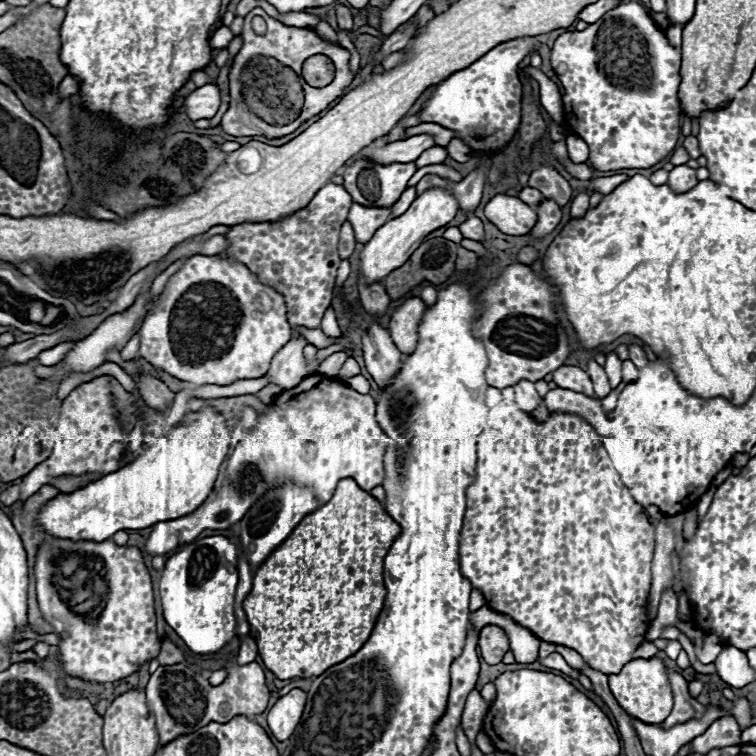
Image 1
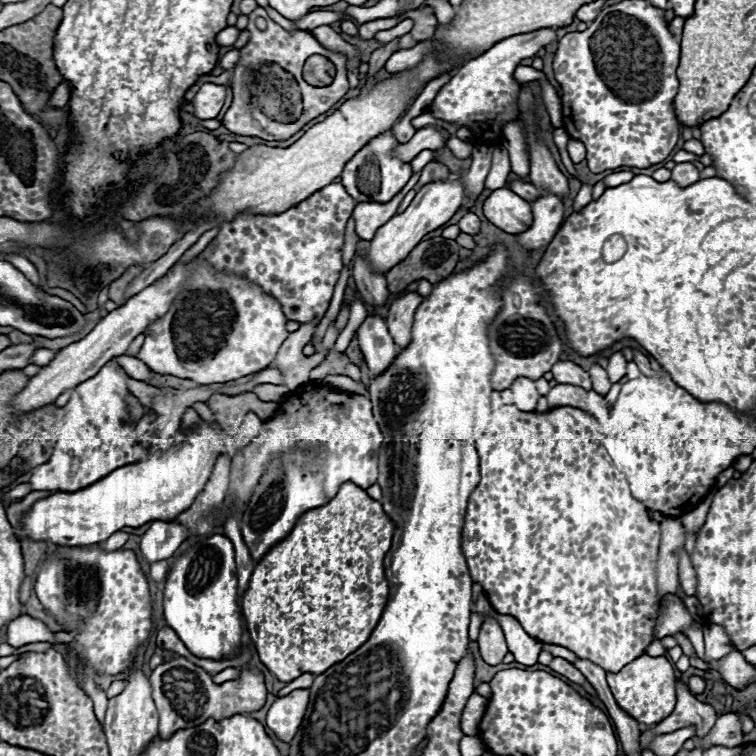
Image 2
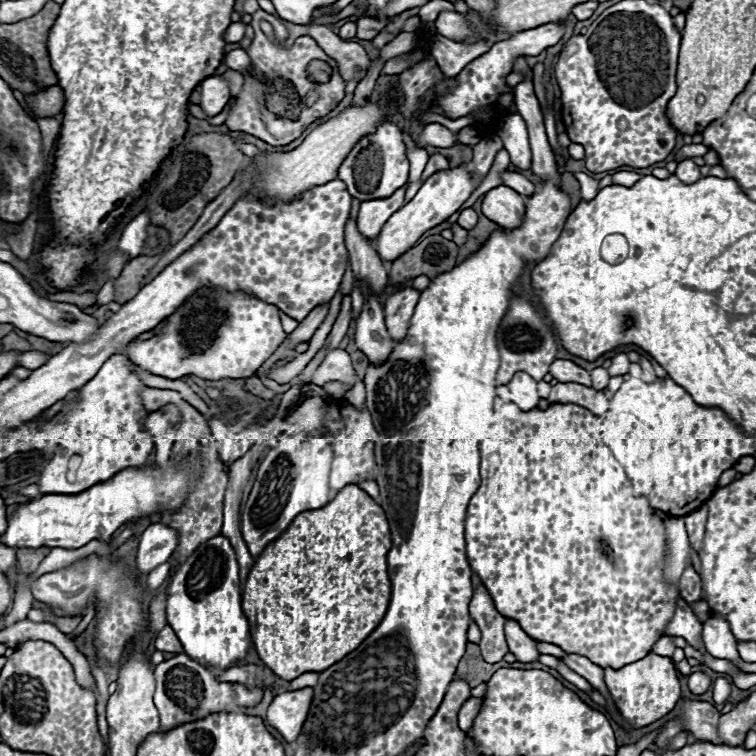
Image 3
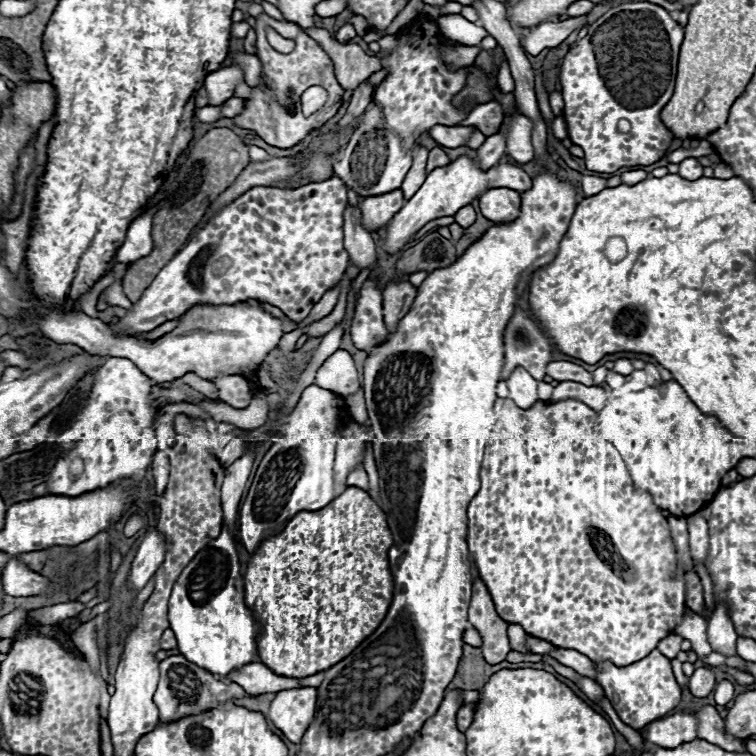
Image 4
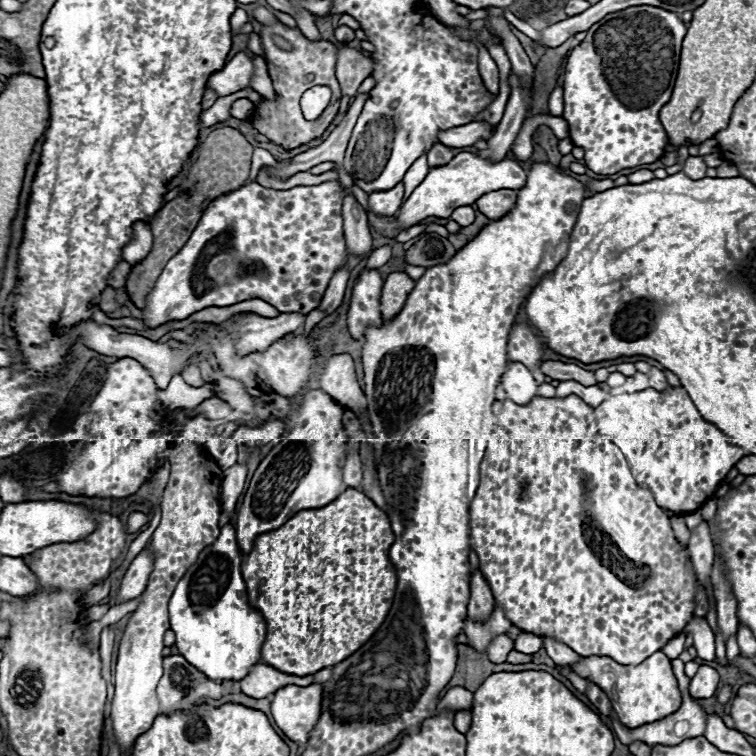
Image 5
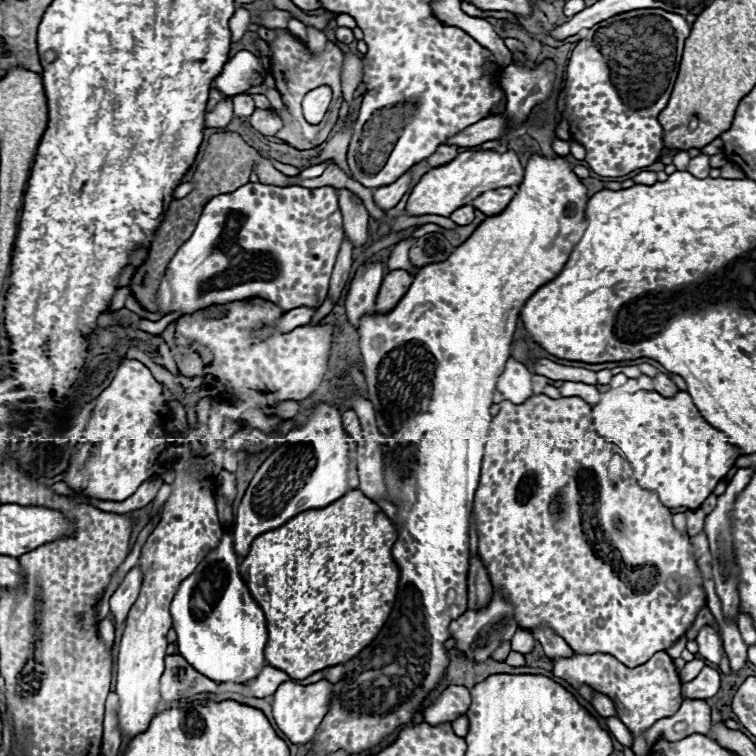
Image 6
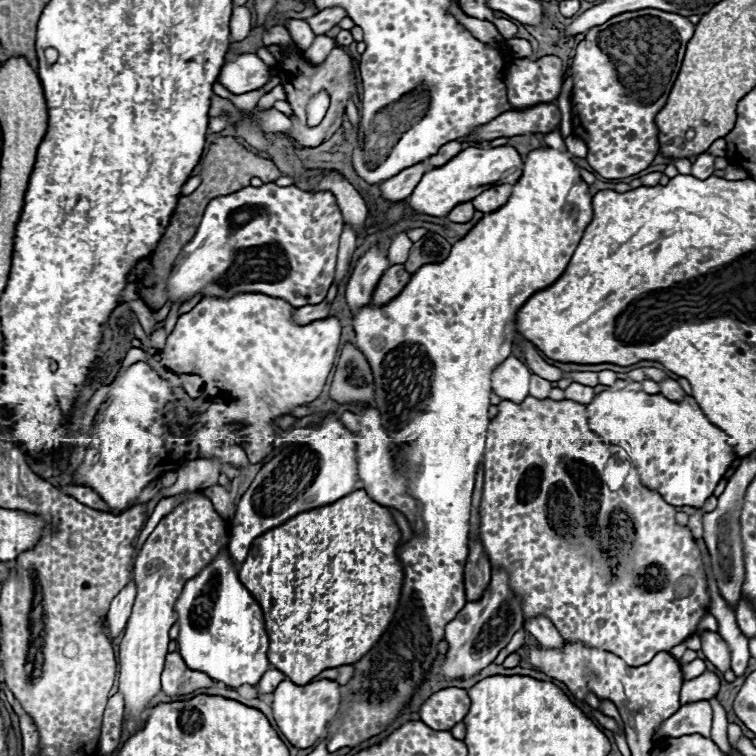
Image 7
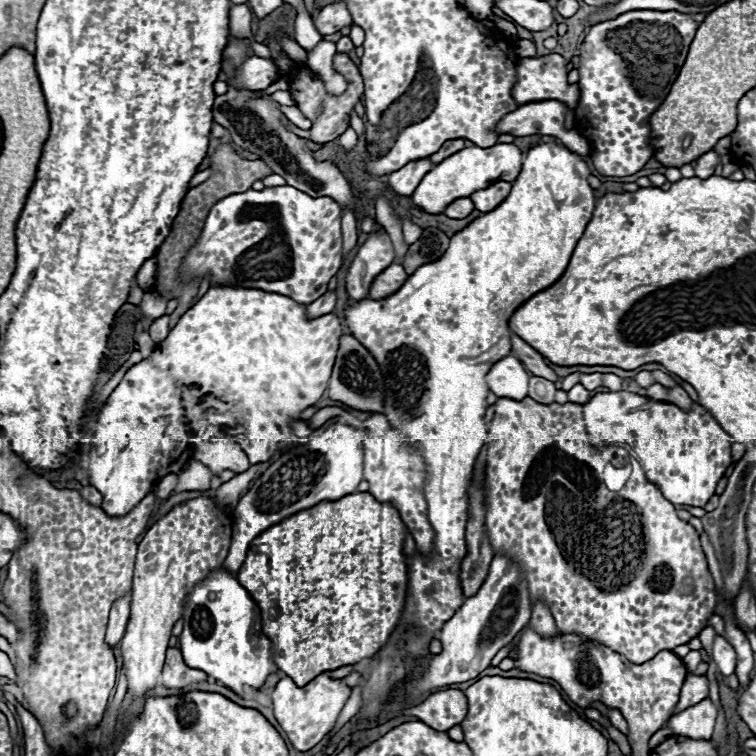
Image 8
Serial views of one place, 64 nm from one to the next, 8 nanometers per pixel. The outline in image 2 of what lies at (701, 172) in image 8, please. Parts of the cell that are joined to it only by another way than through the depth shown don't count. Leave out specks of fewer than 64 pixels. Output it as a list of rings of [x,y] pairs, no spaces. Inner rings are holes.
[[[684,162],[684,164],[676,164],[674,170],[672,170],[672,178],[680,188],[686,188],[690,184],[694,184],[698,180],[698,170],[690,164],[690,162]]]

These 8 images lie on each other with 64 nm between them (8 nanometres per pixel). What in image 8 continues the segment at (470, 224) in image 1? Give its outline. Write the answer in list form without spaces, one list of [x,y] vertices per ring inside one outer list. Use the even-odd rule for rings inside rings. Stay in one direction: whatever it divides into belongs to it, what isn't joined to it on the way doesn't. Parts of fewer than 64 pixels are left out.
[[[460,198],[460,200],[452,202],[452,204],[444,210],[444,214],[446,214],[448,218],[452,218],[452,220],[462,220],[462,218],[466,218],[472,210],[474,210],[472,200],[470,200],[470,198]]]

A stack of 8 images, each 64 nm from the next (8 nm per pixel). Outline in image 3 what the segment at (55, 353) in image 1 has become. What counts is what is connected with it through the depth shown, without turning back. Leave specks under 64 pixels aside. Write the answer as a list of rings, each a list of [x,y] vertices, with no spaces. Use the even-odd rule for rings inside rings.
[[[30,350],[30,352],[20,354],[18,360],[20,360],[20,366],[36,370],[36,366],[42,366],[42,364],[48,360],[48,356],[46,356],[44,352],[40,352],[40,350]]]

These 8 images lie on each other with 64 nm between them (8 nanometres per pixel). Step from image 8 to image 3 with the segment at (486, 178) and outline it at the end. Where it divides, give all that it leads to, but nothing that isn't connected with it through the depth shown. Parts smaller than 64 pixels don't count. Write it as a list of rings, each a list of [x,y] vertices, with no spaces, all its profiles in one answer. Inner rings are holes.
[[[464,164],[458,168],[446,170],[446,172],[438,172],[432,178],[428,178],[422,184],[422,188],[418,190],[418,194],[404,208],[400,208],[396,214],[390,216],[388,222],[380,230],[380,236],[376,236],[374,250],[380,256],[380,260],[394,262],[402,254],[406,254],[424,232],[442,224],[446,218],[450,218],[470,198],[470,194],[478,188],[478,184],[480,182],[472,178],[472,174],[468,172],[468,168]],[[514,170],[514,172],[504,172],[502,174],[502,184],[504,186],[508,186],[508,188],[512,188],[512,190],[516,190],[520,196],[532,196],[534,194],[534,184],[522,174],[522,172],[518,172],[518,170]]]

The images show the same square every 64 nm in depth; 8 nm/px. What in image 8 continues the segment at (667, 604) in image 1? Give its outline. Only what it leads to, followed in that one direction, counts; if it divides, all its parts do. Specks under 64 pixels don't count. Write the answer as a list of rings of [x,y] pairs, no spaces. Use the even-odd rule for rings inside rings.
[[[716,636],[714,638],[712,650],[710,650],[710,658],[712,658],[712,662],[718,666],[718,670],[724,676],[734,674],[734,668],[736,668],[736,652],[734,652],[734,648],[722,636]]]

